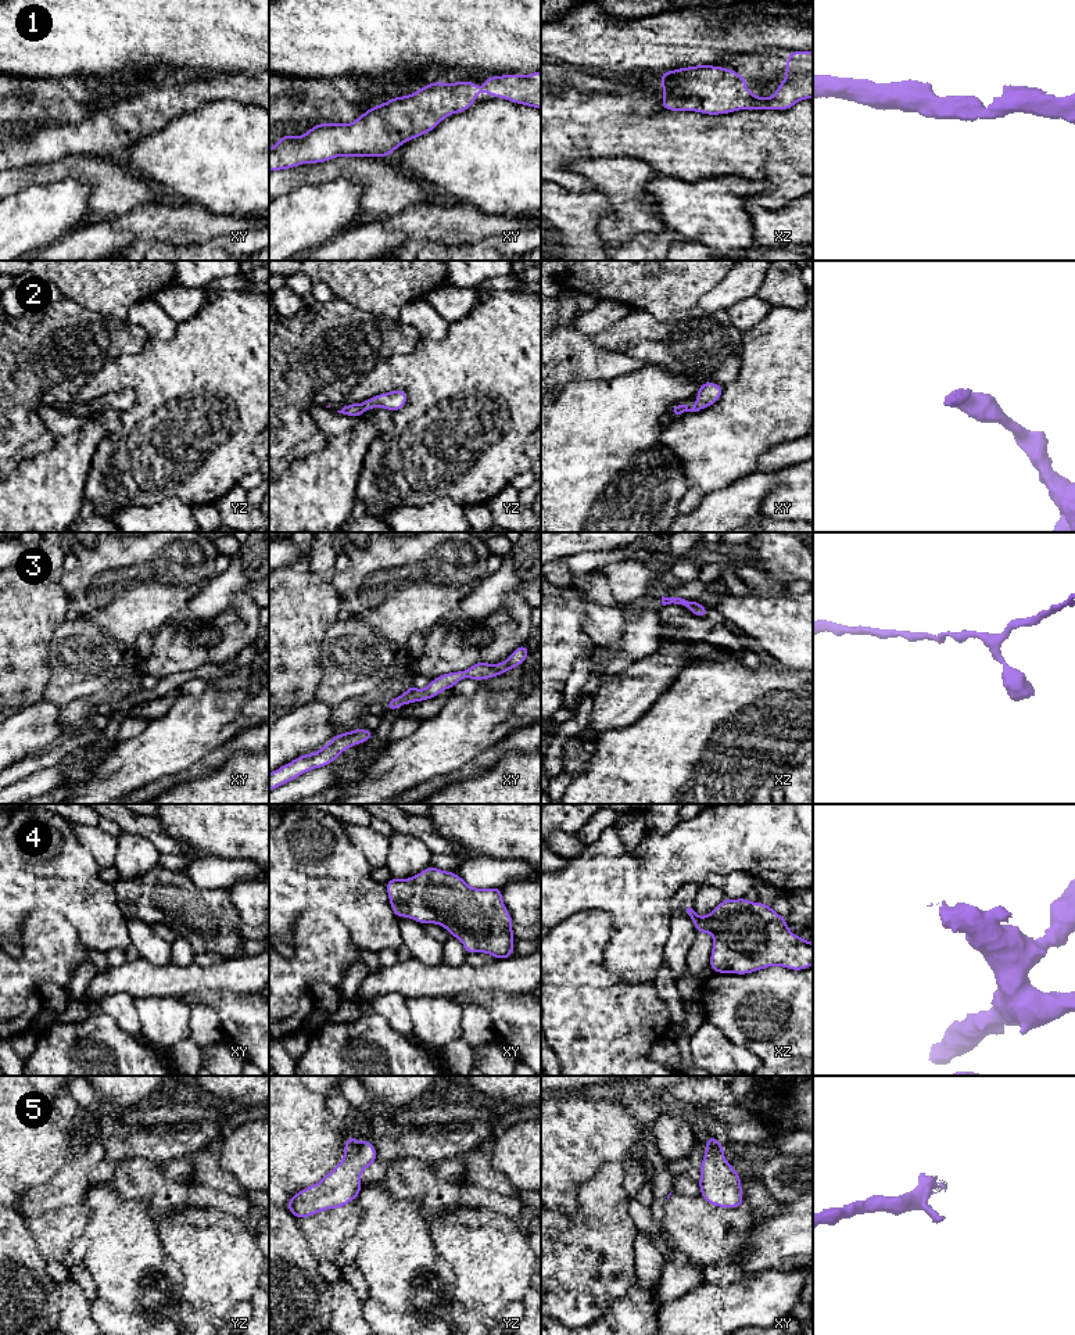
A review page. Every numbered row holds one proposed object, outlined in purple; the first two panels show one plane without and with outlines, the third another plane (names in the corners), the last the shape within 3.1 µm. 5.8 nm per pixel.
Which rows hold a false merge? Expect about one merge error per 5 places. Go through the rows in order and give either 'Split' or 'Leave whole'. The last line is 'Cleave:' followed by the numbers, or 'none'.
1: Leave whole
2: Leave whole
3: Leave whole
4: Leave whole
5: Leave whole
Cleave: none

